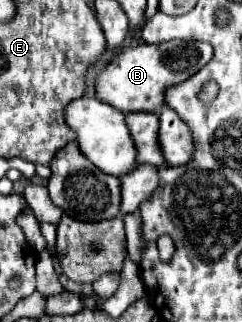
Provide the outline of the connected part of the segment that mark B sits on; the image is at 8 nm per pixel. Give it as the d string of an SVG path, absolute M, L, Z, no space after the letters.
M170 40L164 44L134 44L124 48L116 58L100 72L96 80L98 96L112 104L116 110L130 112L156 112L164 106L166 88L176 86L196 74L212 60L212 46L206 42L186 42L186 40Z

